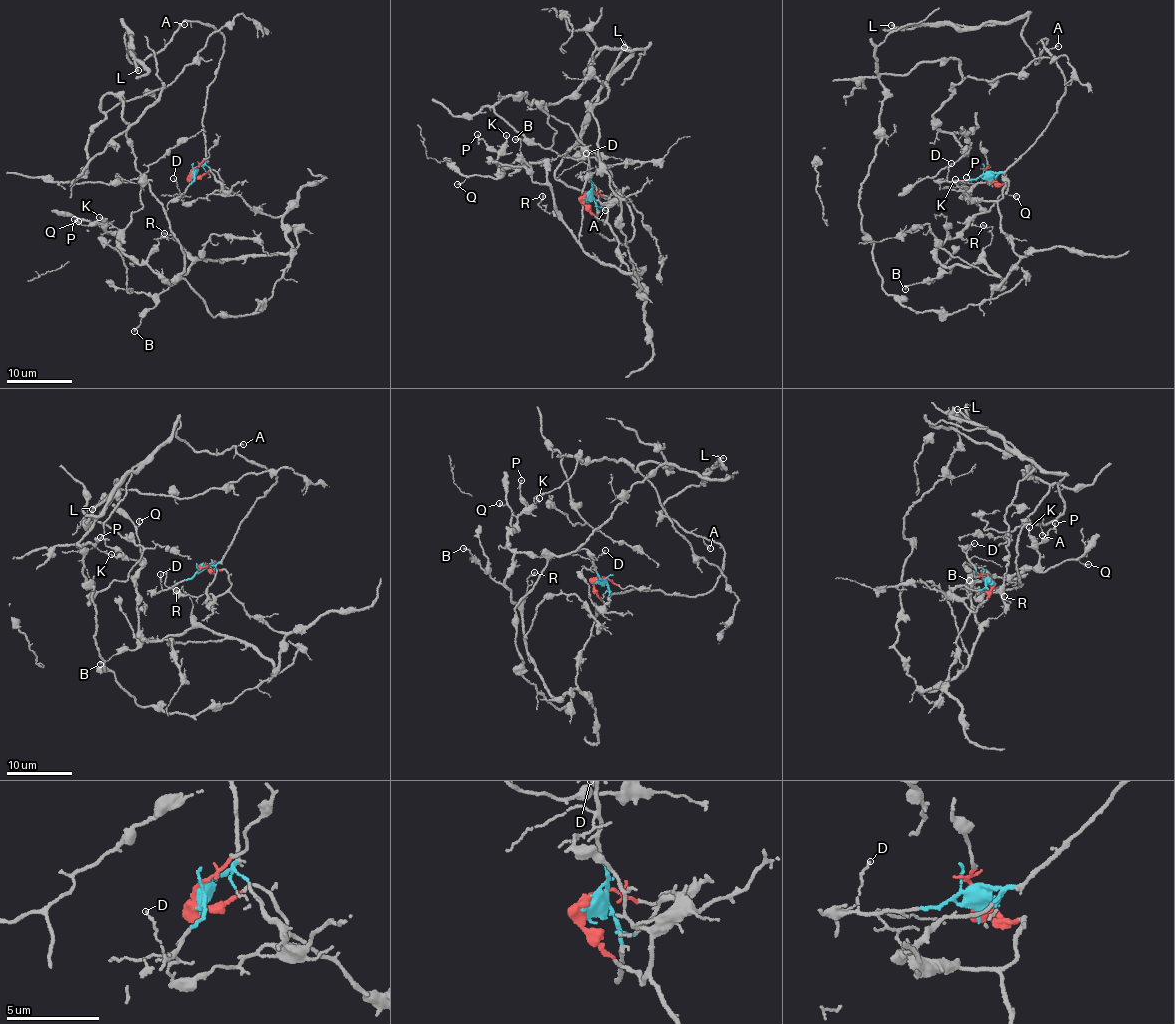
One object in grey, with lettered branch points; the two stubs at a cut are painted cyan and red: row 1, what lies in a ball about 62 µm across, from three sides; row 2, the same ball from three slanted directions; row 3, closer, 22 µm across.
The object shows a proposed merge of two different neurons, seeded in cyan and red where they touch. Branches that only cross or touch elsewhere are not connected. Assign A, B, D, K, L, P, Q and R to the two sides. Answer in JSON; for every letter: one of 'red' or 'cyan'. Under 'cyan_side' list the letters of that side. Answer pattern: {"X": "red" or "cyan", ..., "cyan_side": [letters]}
{"A": "cyan", "B": "red", "D": "cyan", "K": "red", "L": "cyan", "P": "red", "Q": "red", "R": "red", "cyan_side": ["A", "D", "L"]}

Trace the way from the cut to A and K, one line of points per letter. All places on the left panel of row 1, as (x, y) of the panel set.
A: (191, 175), (207, 156), (202, 122), (224, 38), (198, 20), (186, 20), (176, 32), (184, 24)
K: (191, 175), (214, 171), (242, 201), (281, 218), (290, 249), (194, 262), (171, 285), (126, 256), (99, 217)

